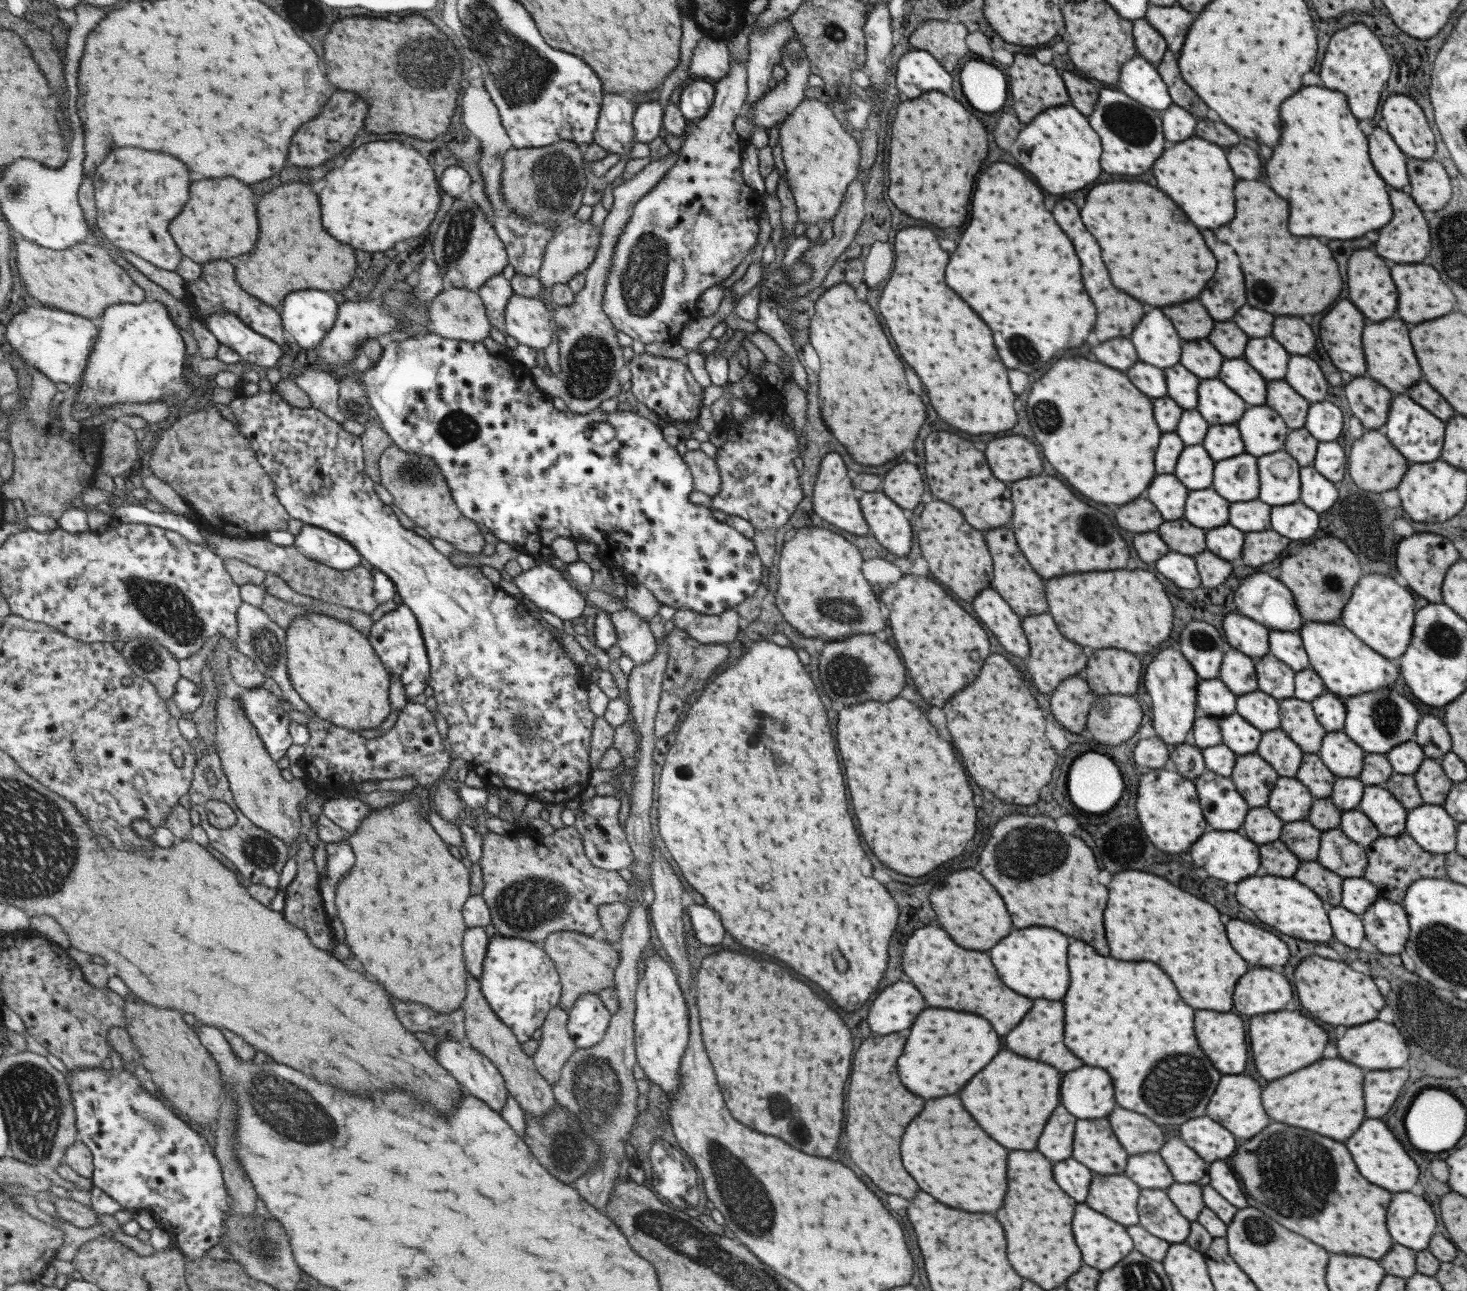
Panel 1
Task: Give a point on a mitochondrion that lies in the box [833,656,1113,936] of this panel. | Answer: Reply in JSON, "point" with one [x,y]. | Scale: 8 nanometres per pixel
{"point":[1008,860]}

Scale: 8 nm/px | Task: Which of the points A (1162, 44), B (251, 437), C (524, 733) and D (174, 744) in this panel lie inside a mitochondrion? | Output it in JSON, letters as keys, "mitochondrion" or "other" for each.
{"A":"other","B":"other","C":"mitochondrion","D":"other"}

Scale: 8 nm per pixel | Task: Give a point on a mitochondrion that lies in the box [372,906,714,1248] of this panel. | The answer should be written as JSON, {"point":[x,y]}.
{"point":[595,1087]}

